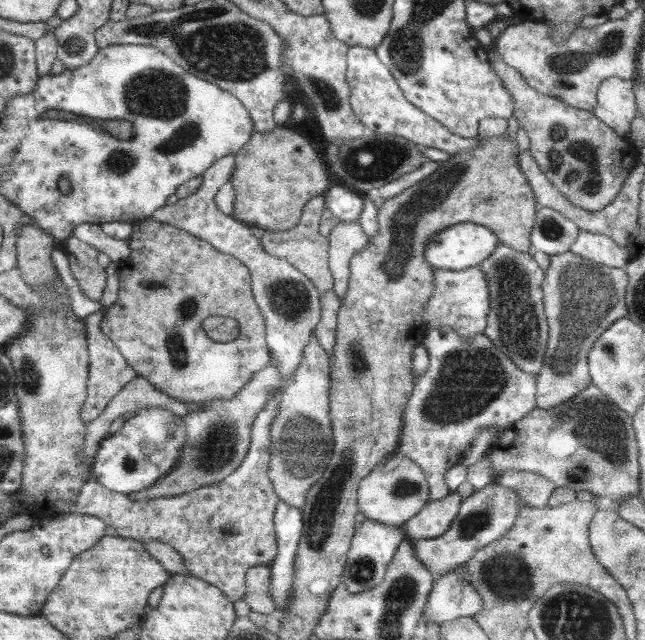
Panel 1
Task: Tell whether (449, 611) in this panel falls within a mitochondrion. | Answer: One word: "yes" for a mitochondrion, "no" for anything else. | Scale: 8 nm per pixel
no

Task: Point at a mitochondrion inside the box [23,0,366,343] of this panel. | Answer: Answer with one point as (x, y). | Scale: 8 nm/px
(231, 50)

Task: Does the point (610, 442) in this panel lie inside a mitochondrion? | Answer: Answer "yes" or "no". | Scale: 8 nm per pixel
yes

